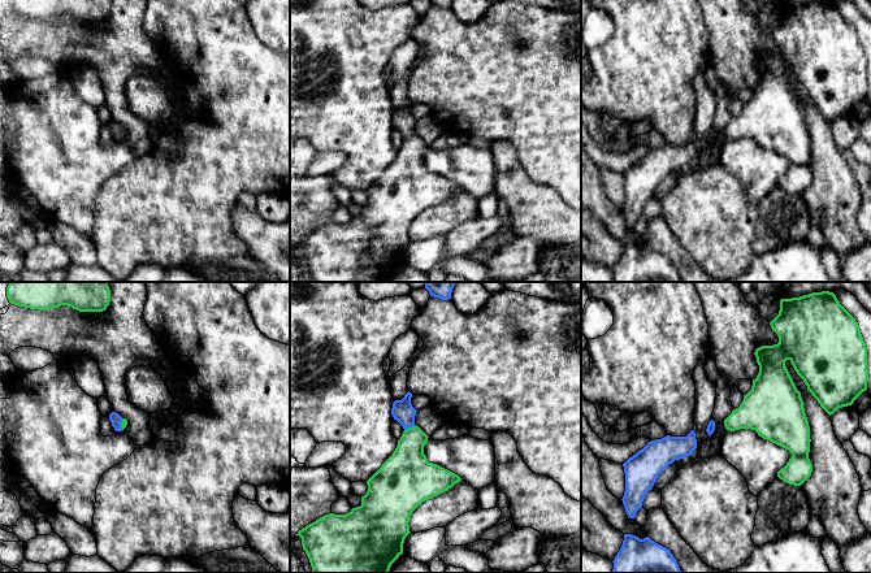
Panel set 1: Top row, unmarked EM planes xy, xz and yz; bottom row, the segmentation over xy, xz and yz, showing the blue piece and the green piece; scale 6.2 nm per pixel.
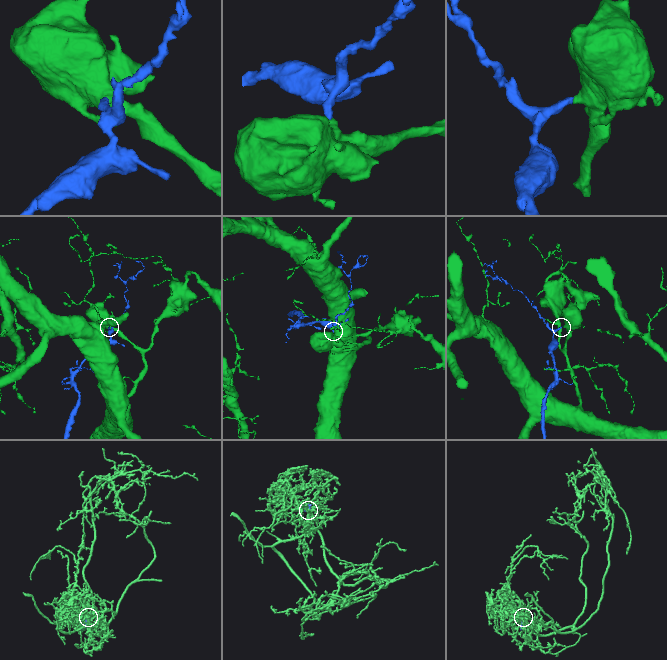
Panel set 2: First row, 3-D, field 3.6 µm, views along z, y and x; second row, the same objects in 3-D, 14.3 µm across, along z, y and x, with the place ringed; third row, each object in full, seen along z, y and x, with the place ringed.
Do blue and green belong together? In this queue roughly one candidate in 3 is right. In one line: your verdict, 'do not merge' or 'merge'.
merge

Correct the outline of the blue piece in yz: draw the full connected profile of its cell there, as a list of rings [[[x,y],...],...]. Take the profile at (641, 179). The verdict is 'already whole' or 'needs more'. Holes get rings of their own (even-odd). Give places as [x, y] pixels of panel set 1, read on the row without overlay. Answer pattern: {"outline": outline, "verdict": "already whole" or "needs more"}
{"outline": [[[696,142],[686,146],[664,146],[649,151],[624,173],[625,200],[623,213],[628,226],[634,227],[659,183],[675,169],[690,165],[697,157]]], "verdict": "already whole"}

